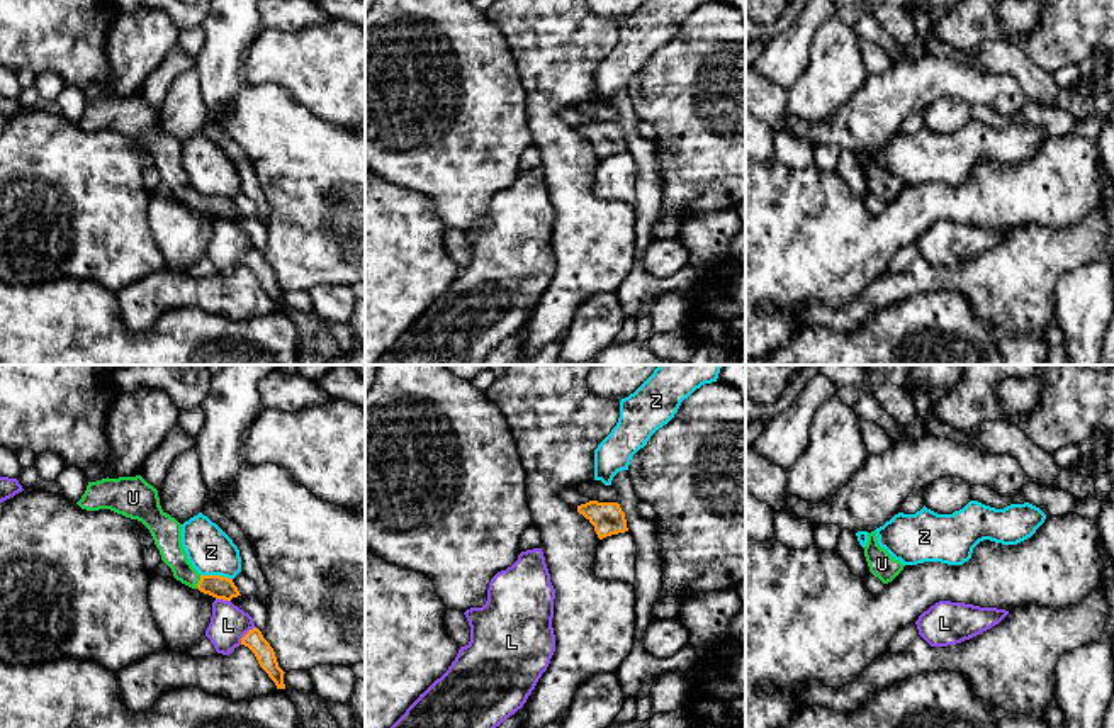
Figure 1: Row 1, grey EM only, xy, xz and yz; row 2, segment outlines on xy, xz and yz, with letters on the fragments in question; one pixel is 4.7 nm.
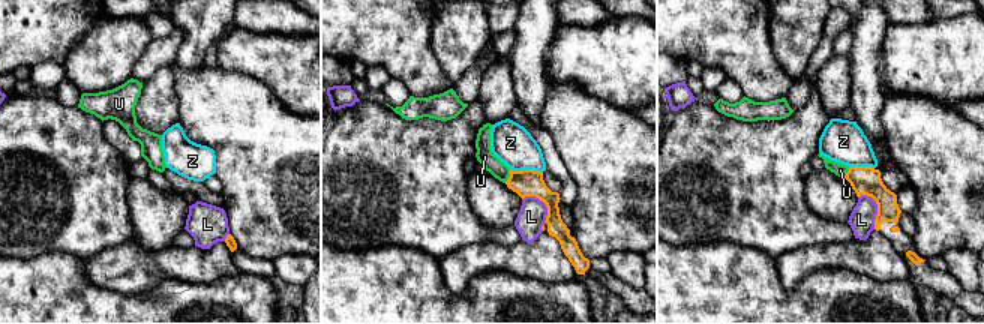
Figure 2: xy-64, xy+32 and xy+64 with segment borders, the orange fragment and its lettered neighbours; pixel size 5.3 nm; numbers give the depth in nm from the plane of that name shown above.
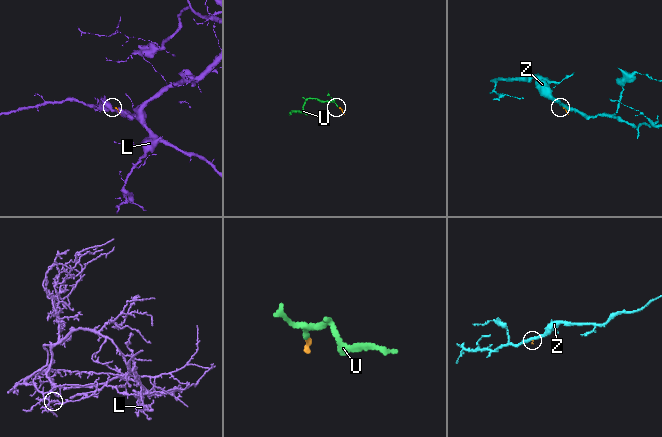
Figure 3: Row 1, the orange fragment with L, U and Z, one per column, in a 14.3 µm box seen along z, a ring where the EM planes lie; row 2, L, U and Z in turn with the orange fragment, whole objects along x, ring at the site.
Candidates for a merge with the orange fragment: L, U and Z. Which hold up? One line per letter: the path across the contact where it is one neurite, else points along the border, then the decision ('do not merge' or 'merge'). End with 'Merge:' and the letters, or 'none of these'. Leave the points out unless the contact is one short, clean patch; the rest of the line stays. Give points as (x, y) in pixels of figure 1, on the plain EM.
L: border along xy (255, 246), (240, 263); do not merge
U: runs through xy (221, 207), (199, 202), (179, 184), (168, 160); merge
Z: border along xy (201, 194), (219, 194), (231, 199); do not merge
Merge: U

